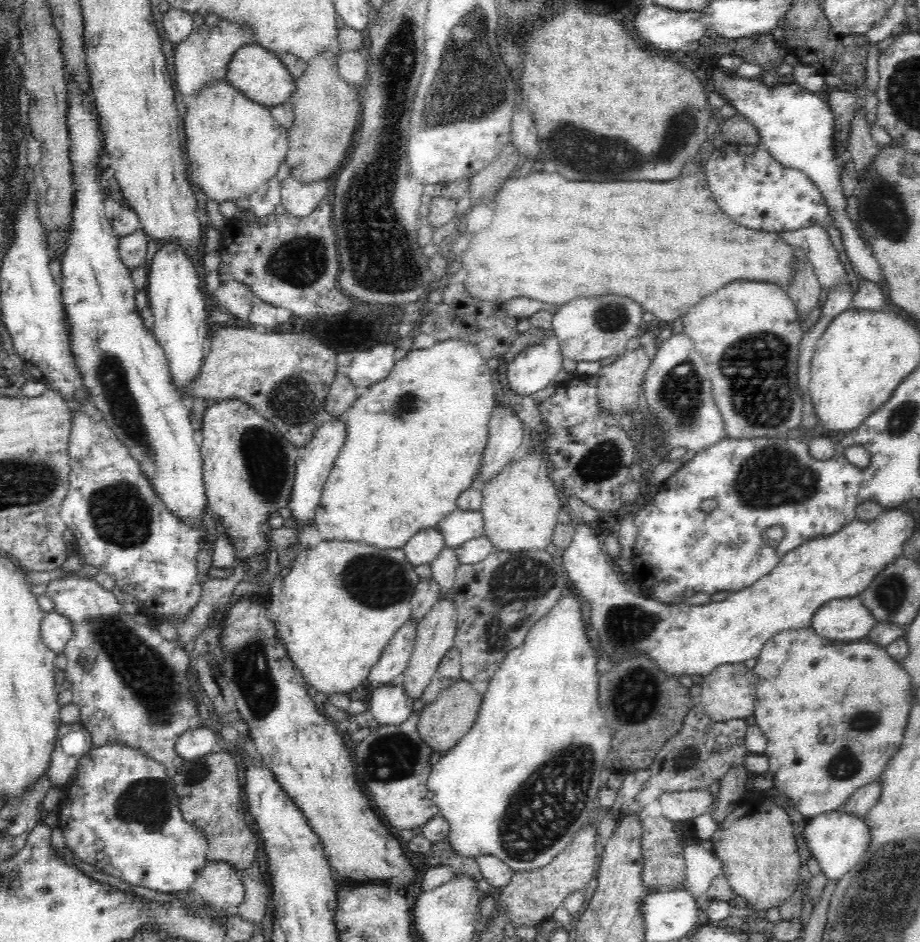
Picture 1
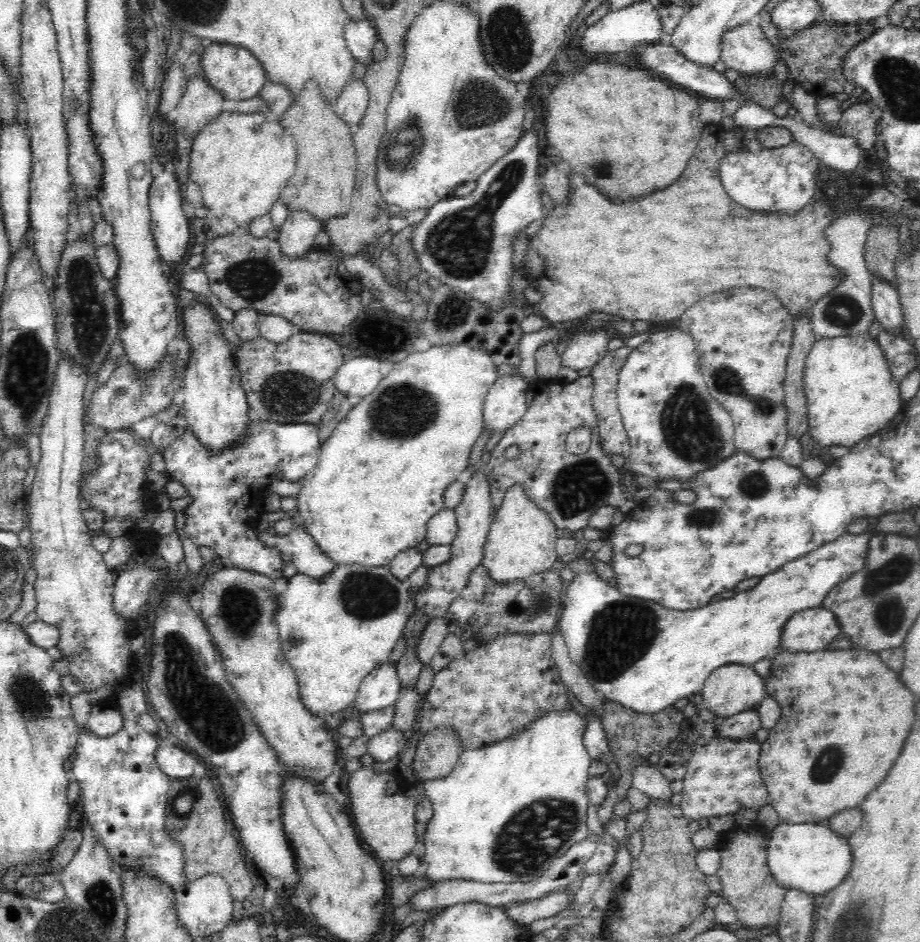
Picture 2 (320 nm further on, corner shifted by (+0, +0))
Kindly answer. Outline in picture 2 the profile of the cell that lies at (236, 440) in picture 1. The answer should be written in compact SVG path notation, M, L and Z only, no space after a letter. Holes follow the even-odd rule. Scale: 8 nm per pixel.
M203 304L184 306L180 316L184 325L185 344L190 345L190 351L193 352L181 393L188 429L206 452L234 450L248 438L252 421L249 416L249 400L241 389L241 381L230 354L230 344L217 330Z

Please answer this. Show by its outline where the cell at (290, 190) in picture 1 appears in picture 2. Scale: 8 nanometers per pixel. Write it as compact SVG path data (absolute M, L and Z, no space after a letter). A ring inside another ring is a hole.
M306 209L289 210L286 220L281 224L279 236L282 253L297 257L310 248L316 248L314 237L324 230L324 222L316 219Z

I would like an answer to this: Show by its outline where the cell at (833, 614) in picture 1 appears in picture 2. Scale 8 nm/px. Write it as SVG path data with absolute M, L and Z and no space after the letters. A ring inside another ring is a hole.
M826 607L801 610L790 618L782 630L780 647L790 651L822 650L840 633L841 623Z

